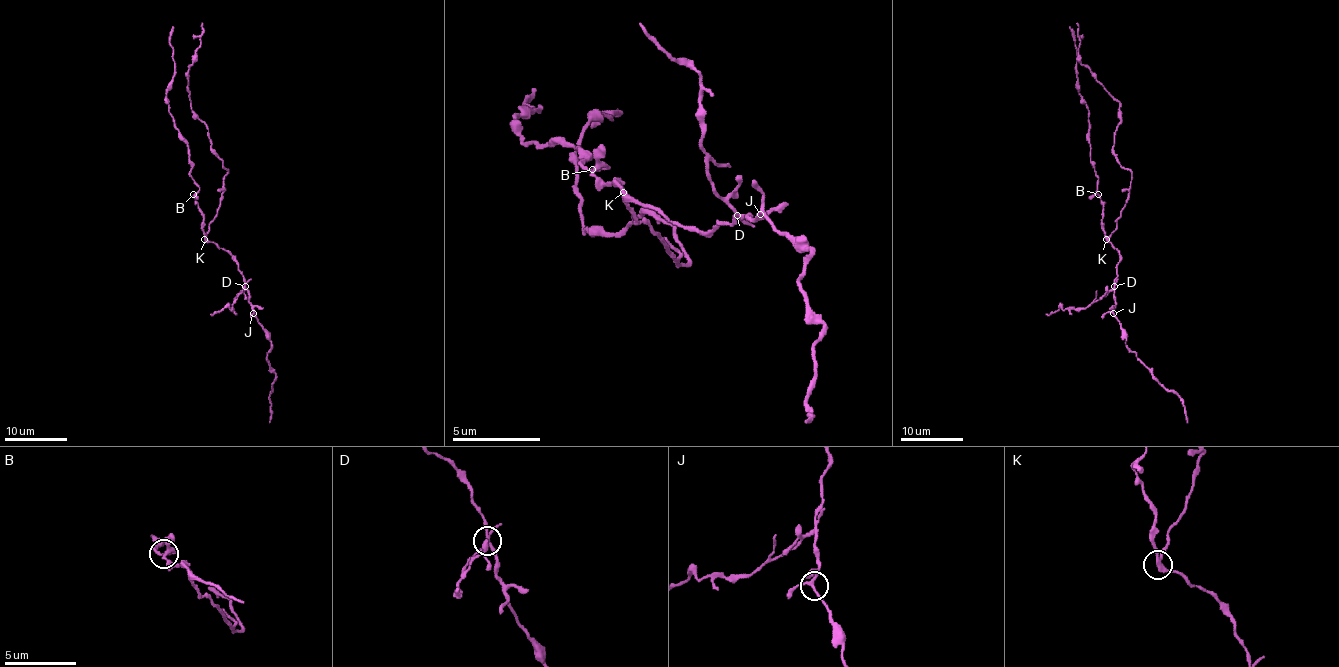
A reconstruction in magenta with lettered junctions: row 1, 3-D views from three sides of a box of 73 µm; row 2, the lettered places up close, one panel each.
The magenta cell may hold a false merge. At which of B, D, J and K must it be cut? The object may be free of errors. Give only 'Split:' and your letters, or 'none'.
Split: D

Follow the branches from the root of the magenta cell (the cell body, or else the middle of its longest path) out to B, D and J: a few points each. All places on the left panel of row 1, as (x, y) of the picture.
B: (209, 230), (204, 236), (203, 212), (193, 194)
D: (209, 230), (206, 239), (231, 256), (245, 286)
J: (209, 230), (206, 239), (223, 248), (236, 262), (253, 313)

